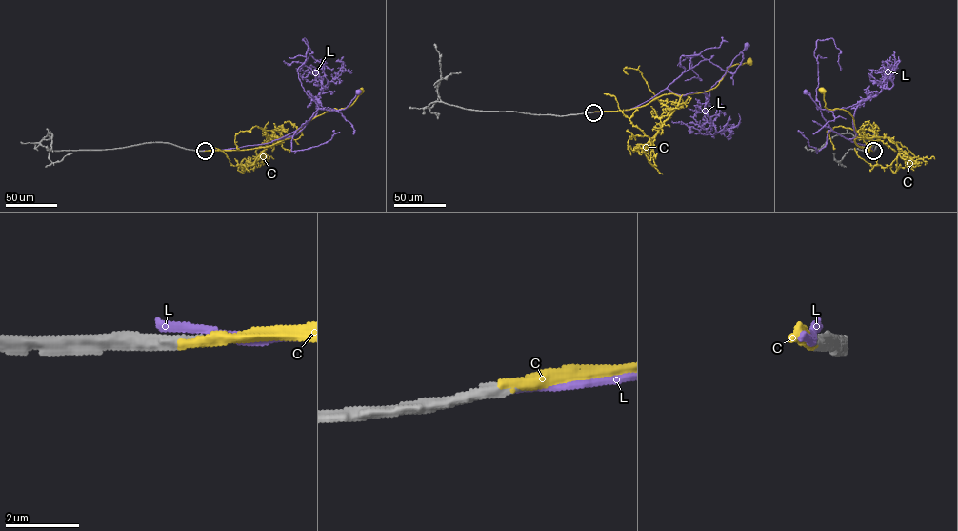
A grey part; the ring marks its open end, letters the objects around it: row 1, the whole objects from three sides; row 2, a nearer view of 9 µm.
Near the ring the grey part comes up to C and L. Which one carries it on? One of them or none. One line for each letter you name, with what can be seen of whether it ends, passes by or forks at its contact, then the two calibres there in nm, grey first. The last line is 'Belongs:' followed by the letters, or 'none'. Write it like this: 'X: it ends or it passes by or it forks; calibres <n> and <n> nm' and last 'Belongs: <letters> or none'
C: it ends; calibres 360 and 300 nm
Belongs: C

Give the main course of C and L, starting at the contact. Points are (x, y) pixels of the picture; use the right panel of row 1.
C: (873, 151), (855, 143), (858, 137), (848, 112), (825, 107), (822, 91)
L: (873, 151), (849, 139), (856, 135), (852, 123), (858, 102), (846, 108), (822, 109), (806, 91)

